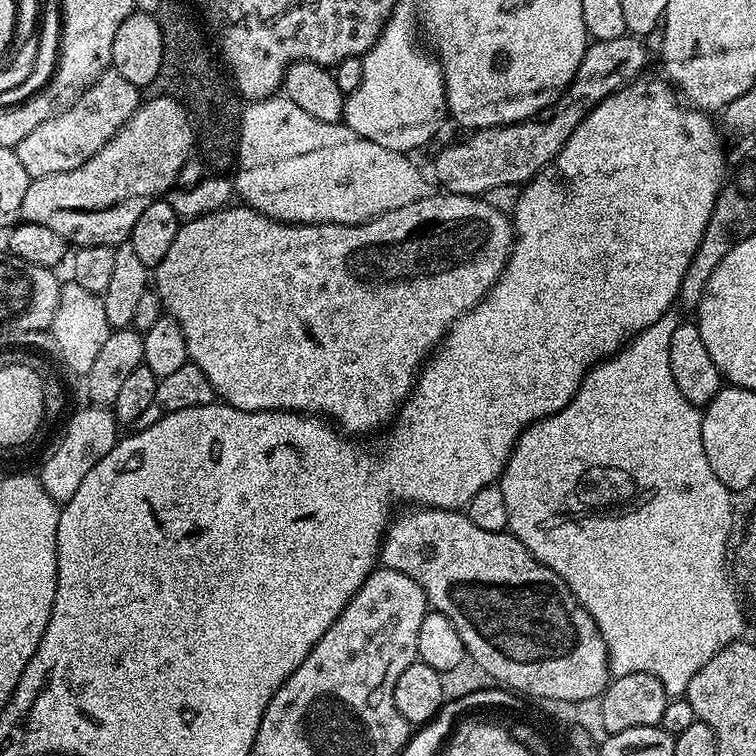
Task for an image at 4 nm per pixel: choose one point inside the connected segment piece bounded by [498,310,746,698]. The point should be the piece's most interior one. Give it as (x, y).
(614, 492)

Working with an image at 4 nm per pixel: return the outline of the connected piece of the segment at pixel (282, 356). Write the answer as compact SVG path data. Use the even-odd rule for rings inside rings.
M429 194L423 196L418 202L410 202L410 206L402 206L402 210L390 210L386 214L366 221L365 224L284 224L280 220L263 216L258 210L247 206L239 206L240 208L227 206L217 212L206 213L205 216L193 218L193 220L184 220L179 225L173 245L167 251L165 260L154 269L154 290L160 296L160 301L164 303L165 313L173 316L178 322L178 326L182 326L182 334L186 338L186 350L188 351L189 361L197 364L202 370L202 374L206 374L206 378L210 378L210 386L214 386L217 397L223 403L234 406L238 410L246 410L247 412L302 412L305 414L319 414L329 421L335 422L348 434L353 434L352 432L372 432L375 428L380 427L383 429L395 417L400 405L407 400L408 395L412 393L416 378L420 374L424 361L428 359L436 345L447 336L448 330L452 327L453 322L462 314L470 311L476 304L480 303L485 294L494 286L496 279L503 274L504 268L508 265L508 255L512 253L514 247L514 233L512 231L511 219L507 215L503 216L505 213L501 209L490 206L483 198L478 196L439 195Z

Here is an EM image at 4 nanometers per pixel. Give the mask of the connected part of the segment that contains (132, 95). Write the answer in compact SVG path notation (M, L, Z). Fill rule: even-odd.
M114 70L104 72L72 101L66 111L42 122L38 130L33 130L27 138L18 142L14 150L18 162L26 166L26 174L30 178L69 172L82 166L90 158L94 158L94 154L98 154L98 150L102 150L102 146L106 146L106 142L110 142L116 131L141 107L140 92L141 89L126 82L122 74Z

